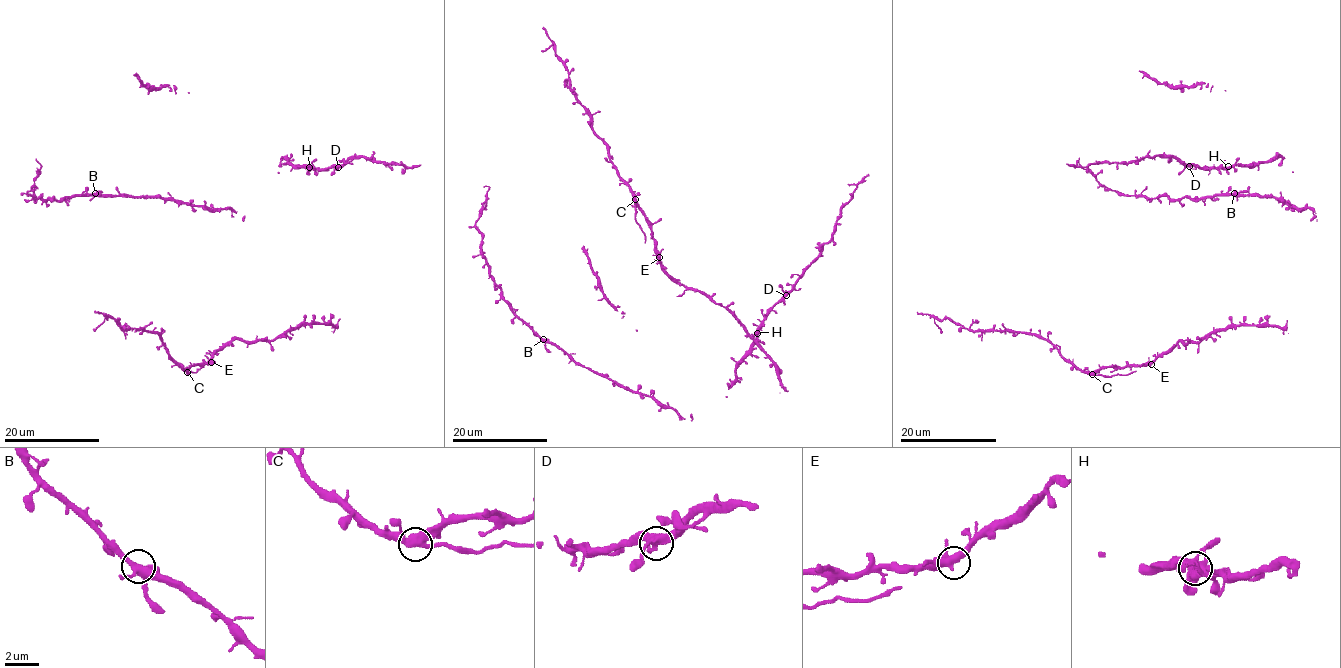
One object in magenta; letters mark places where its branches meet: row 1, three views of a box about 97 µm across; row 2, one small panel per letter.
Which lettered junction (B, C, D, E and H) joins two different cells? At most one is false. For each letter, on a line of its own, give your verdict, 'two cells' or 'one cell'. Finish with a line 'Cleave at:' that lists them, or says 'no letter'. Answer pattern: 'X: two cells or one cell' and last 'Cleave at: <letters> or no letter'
B: one cell
C: two cells
D: one cell
E: one cell
H: one cell
Cleave at: C

